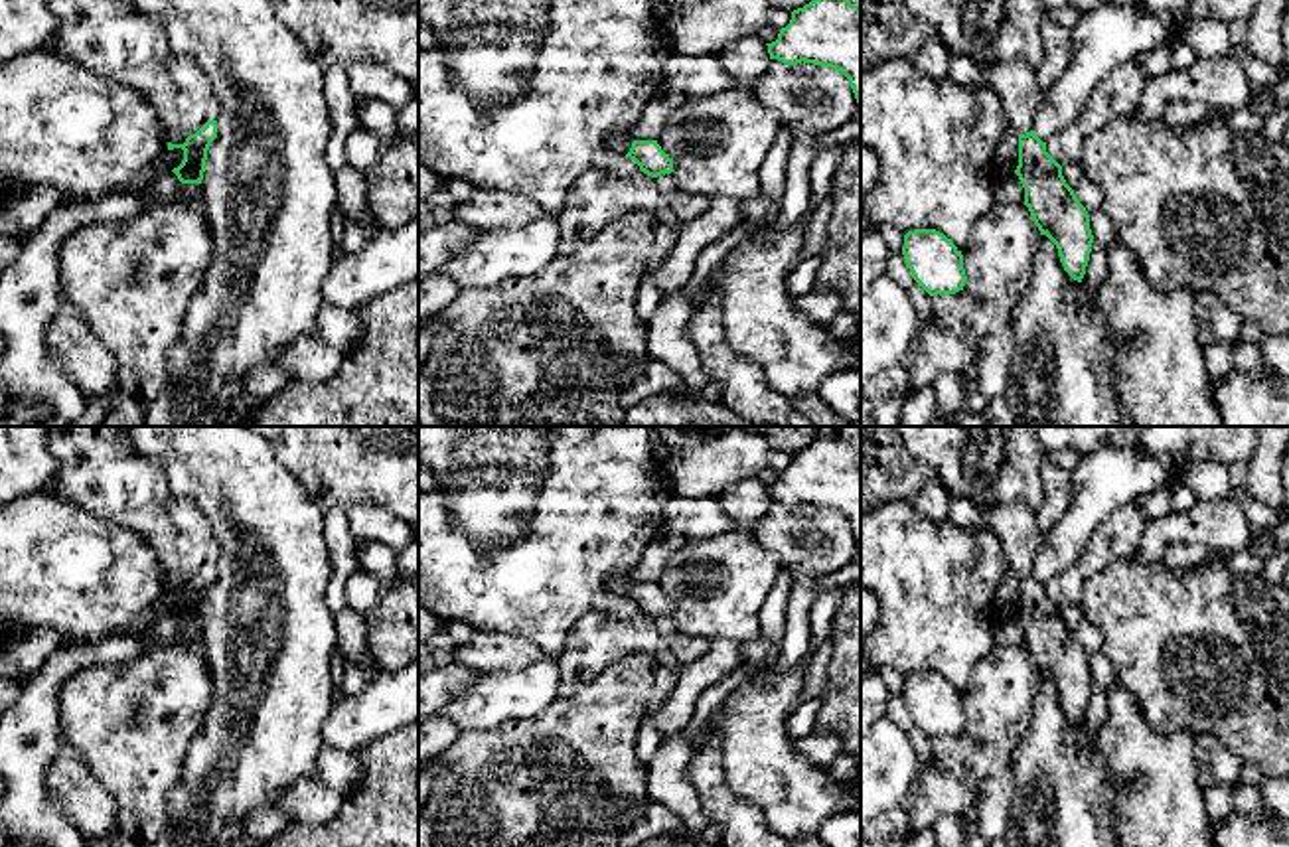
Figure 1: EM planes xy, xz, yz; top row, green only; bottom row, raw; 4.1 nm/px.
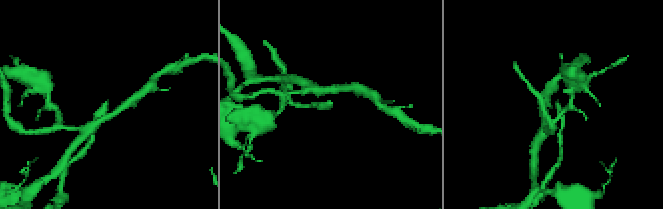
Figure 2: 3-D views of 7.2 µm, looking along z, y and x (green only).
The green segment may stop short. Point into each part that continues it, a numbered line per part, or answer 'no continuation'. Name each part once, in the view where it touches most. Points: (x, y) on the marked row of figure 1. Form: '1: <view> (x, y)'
1: xy (121, 44)

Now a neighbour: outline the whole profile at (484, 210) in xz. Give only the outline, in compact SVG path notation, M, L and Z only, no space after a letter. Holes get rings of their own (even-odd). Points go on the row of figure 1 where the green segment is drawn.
M476 190L466 201L456 205L458 219L476 229L523 227L545 215L545 209L529 197Z

